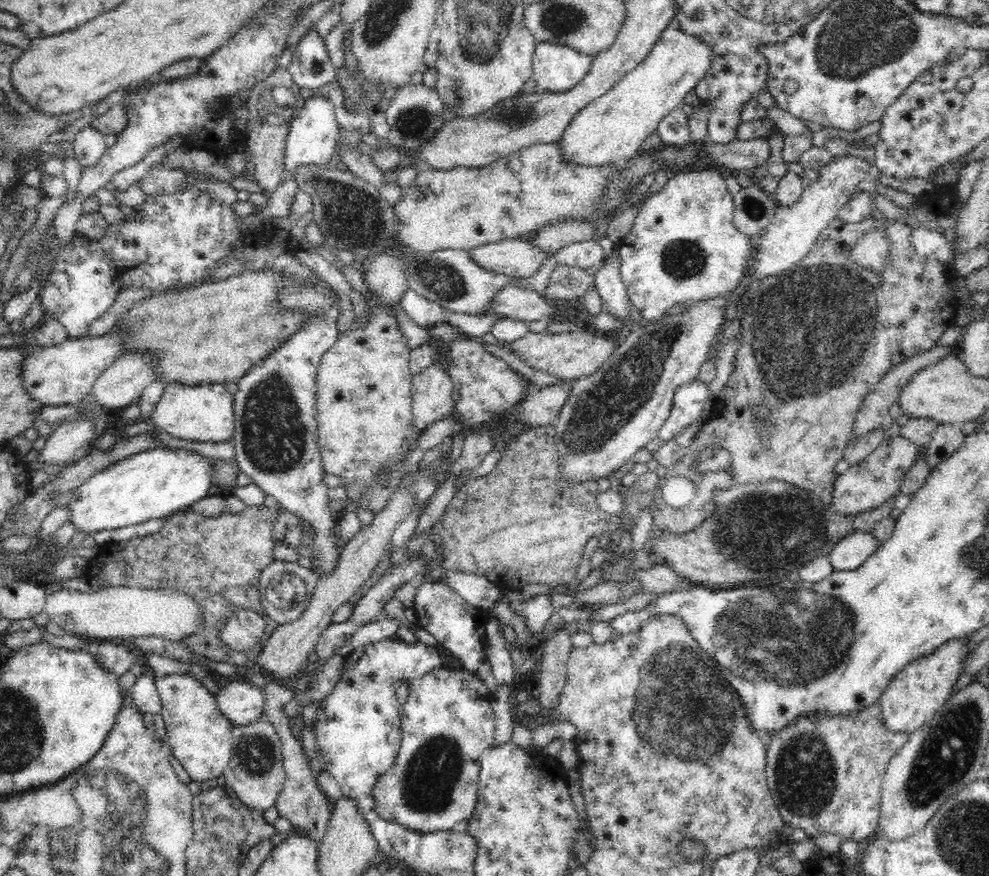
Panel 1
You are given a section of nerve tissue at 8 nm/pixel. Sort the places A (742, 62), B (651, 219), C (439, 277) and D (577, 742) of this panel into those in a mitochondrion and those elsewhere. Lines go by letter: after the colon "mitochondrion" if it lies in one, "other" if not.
A: other
B: other
C: mitochondrion
D: other

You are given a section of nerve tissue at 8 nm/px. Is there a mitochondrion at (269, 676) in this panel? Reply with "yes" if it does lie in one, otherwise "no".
no

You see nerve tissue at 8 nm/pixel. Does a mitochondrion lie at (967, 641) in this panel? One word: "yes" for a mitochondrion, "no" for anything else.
no

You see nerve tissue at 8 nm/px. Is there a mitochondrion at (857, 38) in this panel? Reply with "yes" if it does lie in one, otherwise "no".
yes

